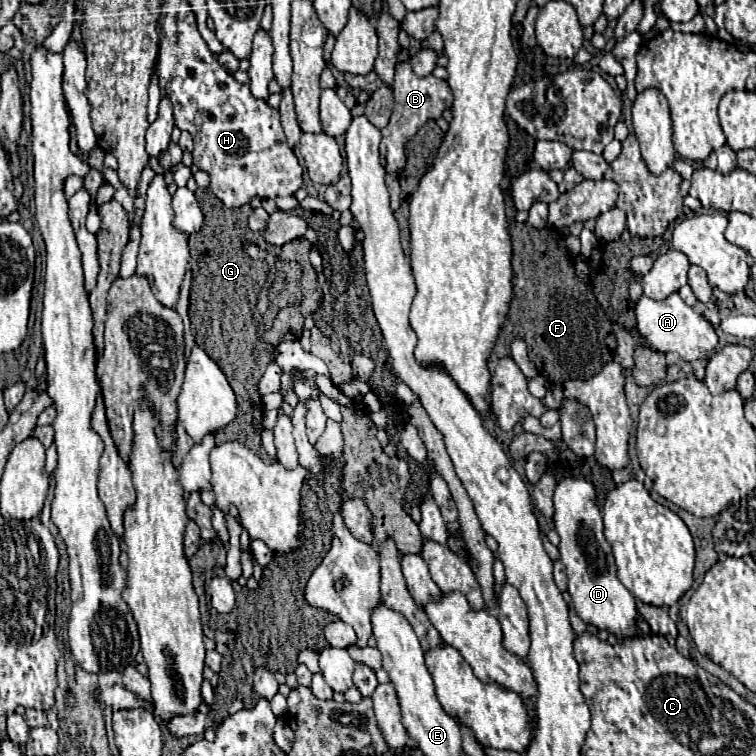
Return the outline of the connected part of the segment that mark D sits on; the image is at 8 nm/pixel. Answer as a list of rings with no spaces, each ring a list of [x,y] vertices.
[[[565,477],[563,481],[559,481],[555,489],[553,503],[555,503],[553,523],[555,531],[561,537],[559,553],[561,561],[565,563],[565,573],[569,581],[567,591],[573,599],[575,611],[585,623],[591,623],[597,629],[607,629],[619,639],[639,635],[635,627],[635,621],[639,617],[635,597],[617,579],[615,559],[611,553],[611,545],[603,535],[603,515],[601,509],[597,507],[593,483],[587,481],[585,477]]]

